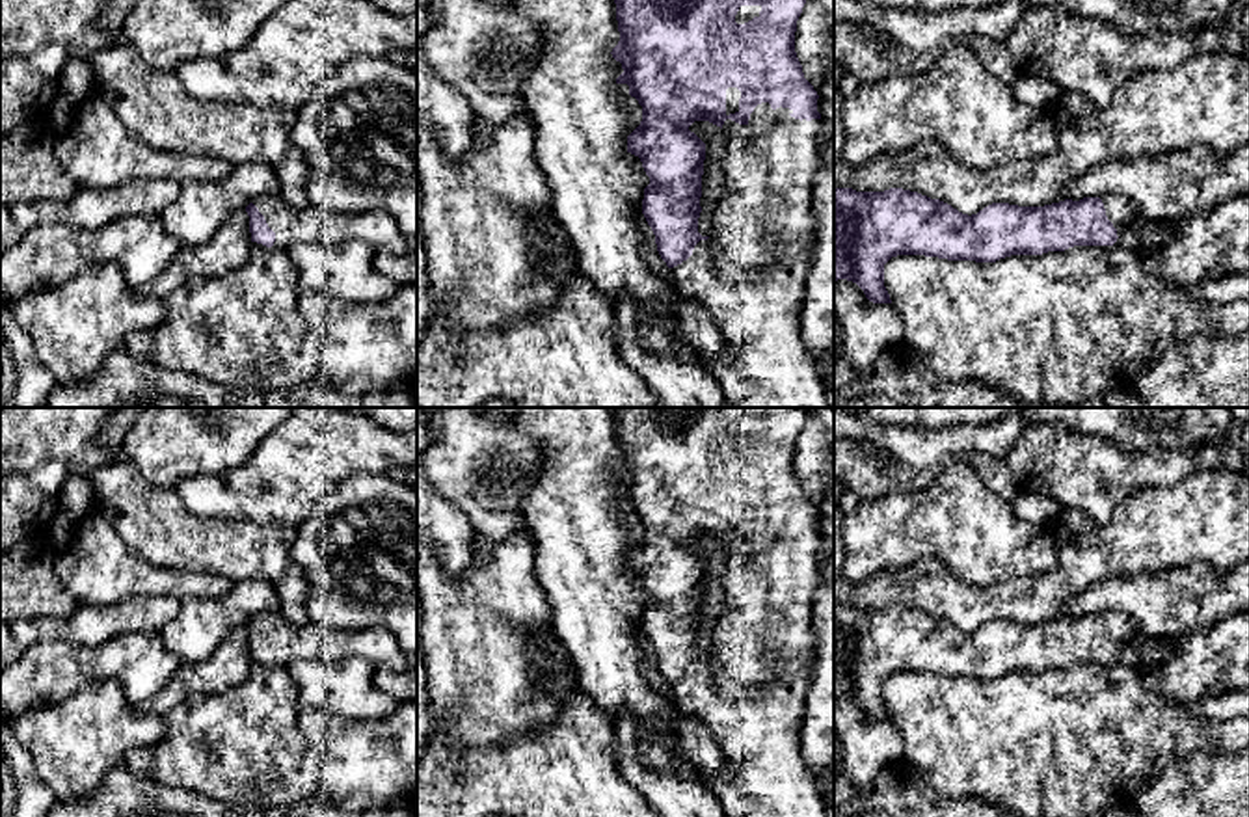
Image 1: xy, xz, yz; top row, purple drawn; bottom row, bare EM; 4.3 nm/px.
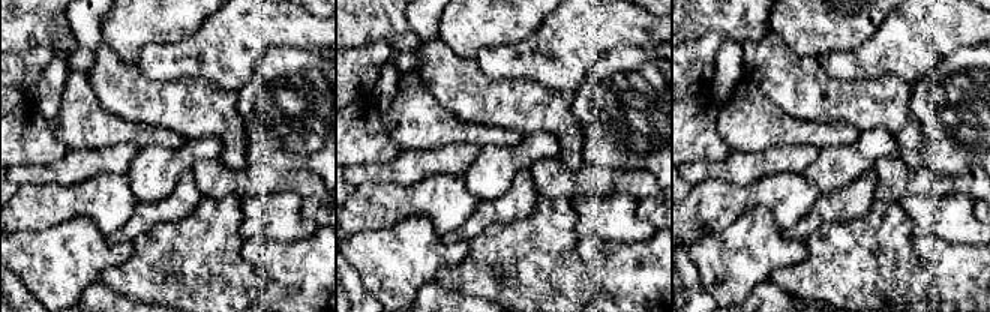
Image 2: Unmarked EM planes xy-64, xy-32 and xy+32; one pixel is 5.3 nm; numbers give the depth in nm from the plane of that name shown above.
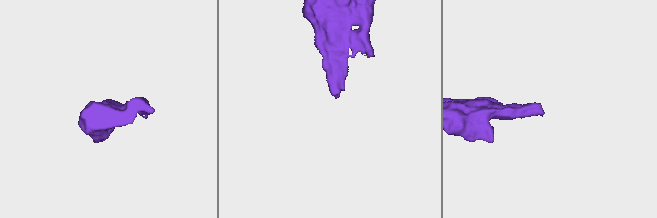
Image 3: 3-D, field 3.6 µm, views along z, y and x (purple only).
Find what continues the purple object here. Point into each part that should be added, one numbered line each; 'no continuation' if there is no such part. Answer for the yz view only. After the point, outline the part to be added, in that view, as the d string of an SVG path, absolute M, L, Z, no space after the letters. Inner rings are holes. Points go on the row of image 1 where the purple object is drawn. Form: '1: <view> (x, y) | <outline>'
1: yz (1132, 231) | M1104 195L1100 199L1104 203L1108 220L1113 223L1119 236L1113 246L1100 248L1135 249L1145 244L1163 246L1171 238L1173 233L1169 229L1139 218L1124 197Z

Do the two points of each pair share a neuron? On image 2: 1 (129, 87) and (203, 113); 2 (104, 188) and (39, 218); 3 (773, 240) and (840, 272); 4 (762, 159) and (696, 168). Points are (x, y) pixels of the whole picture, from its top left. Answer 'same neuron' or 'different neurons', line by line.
1: same neuron
2: same neuron
3: different neurons
4: same neuron

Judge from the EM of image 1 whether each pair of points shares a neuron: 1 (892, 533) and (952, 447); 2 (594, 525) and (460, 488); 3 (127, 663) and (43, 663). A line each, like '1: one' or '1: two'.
1: two
2: two
3: one

